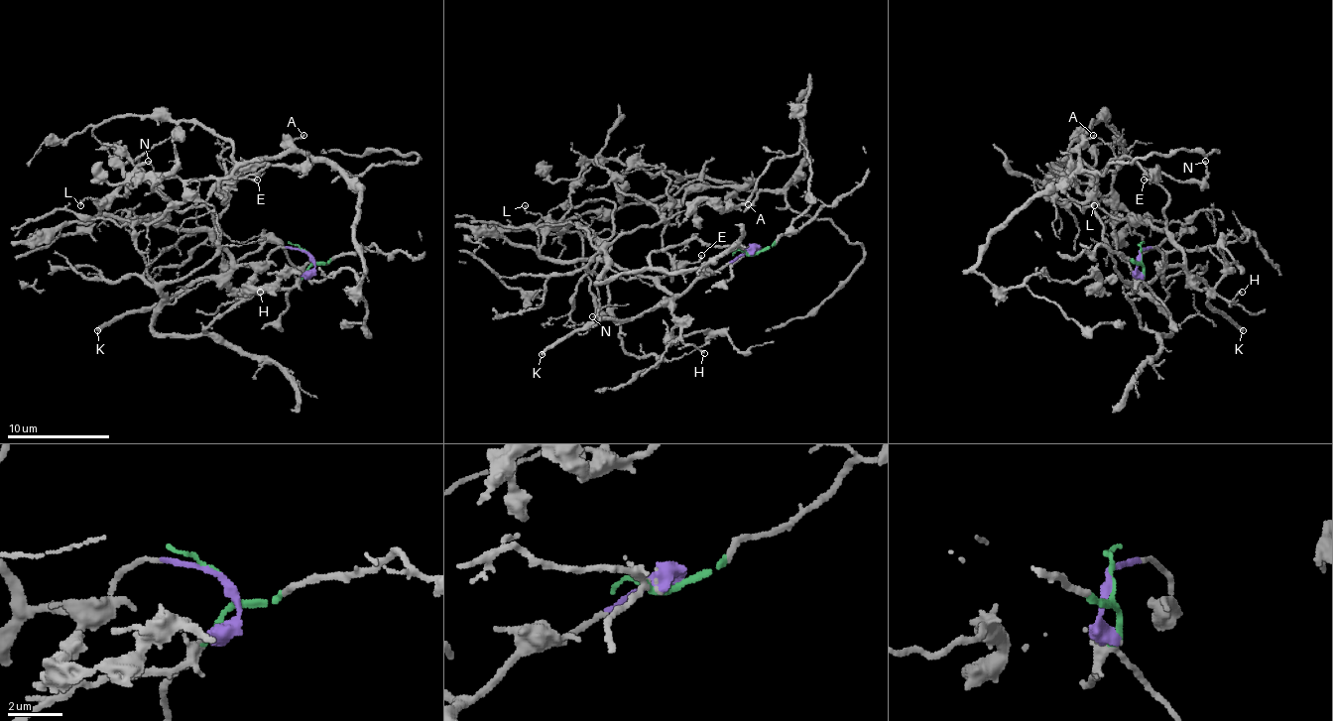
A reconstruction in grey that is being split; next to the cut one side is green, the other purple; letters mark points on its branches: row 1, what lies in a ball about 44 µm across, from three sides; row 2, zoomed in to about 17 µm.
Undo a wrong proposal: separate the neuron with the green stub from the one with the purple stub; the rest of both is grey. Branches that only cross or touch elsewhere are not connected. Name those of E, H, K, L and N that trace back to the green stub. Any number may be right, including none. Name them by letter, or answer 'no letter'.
no letter

